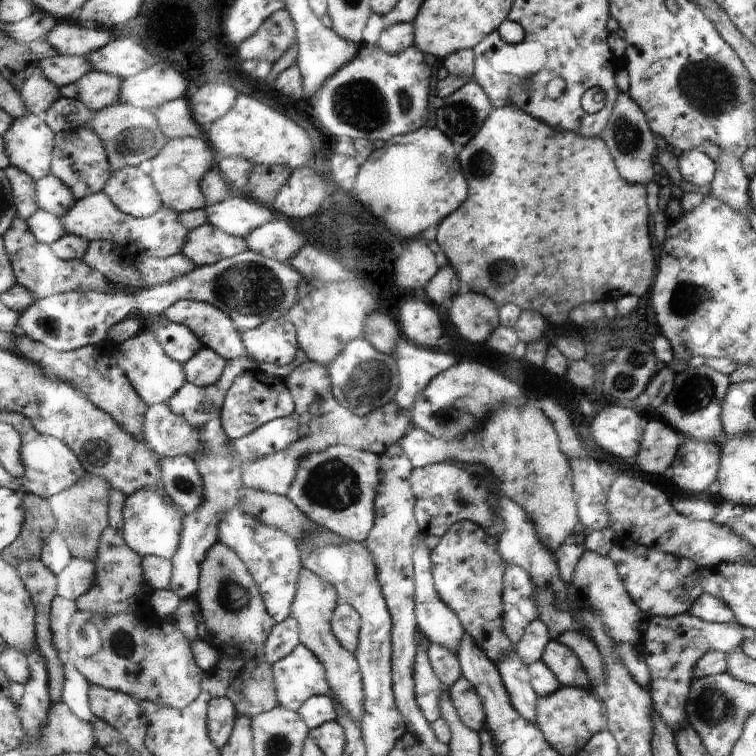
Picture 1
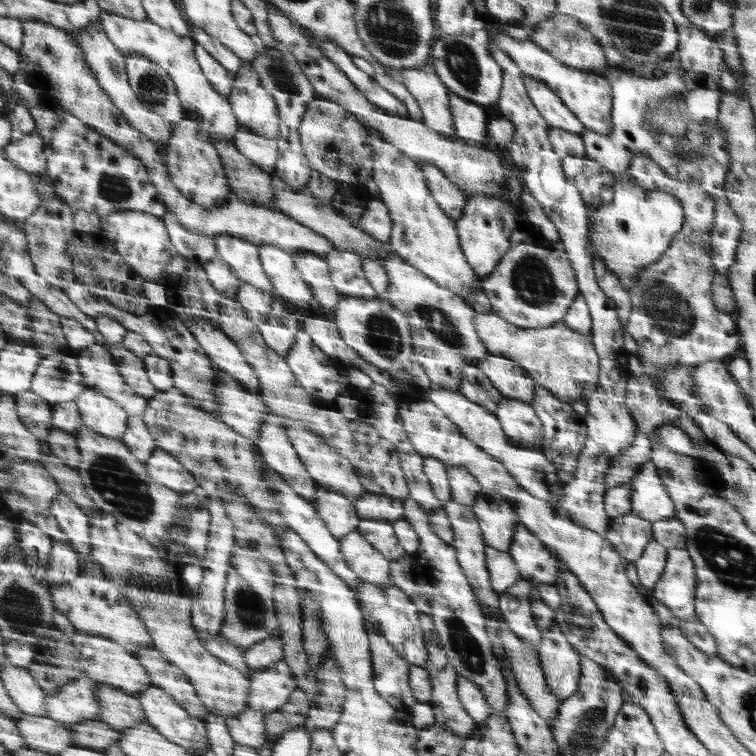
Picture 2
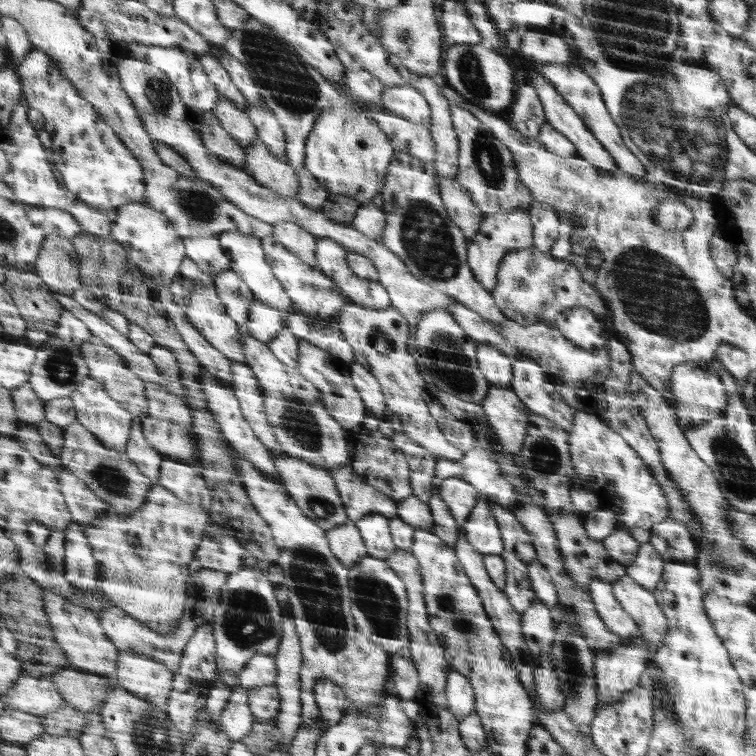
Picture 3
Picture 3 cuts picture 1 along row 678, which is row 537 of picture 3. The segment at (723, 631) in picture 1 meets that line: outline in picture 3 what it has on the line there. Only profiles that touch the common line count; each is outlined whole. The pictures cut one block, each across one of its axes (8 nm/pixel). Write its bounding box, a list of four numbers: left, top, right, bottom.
[649,519,699,565]

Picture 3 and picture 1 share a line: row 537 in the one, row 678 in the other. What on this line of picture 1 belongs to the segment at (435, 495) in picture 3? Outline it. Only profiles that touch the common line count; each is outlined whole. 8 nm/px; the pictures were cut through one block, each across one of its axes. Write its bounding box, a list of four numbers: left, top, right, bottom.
[426,643,462,689]

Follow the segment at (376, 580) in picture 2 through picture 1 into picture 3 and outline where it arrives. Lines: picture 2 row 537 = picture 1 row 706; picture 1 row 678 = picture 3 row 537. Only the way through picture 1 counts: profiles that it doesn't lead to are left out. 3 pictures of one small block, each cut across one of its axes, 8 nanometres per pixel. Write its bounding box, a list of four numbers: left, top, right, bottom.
[326,521,366,570]

